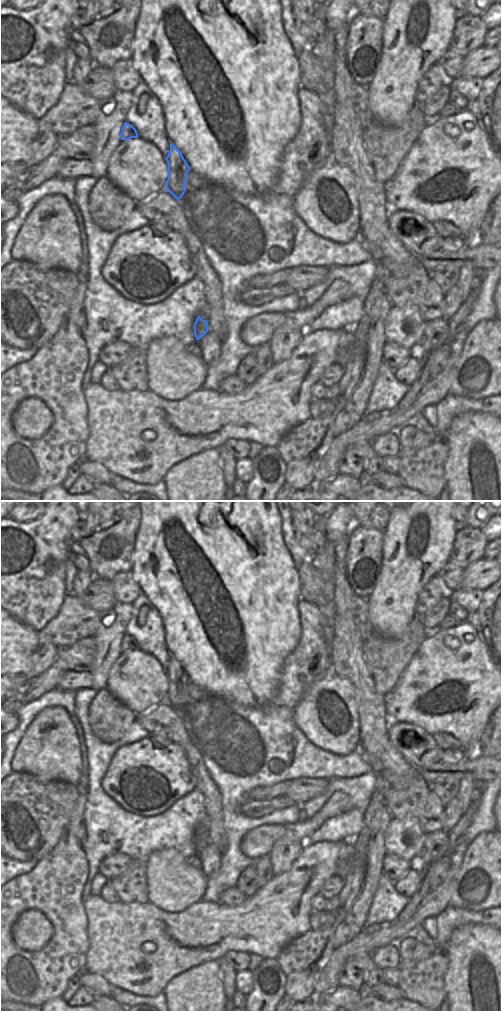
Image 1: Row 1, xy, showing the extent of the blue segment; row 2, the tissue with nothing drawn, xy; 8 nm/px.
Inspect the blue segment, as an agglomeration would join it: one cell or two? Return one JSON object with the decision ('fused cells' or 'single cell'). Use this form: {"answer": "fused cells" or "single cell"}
{"answer": "single cell"}

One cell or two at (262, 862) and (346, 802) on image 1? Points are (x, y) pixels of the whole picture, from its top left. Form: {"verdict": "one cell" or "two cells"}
{"verdict": "two cells"}

